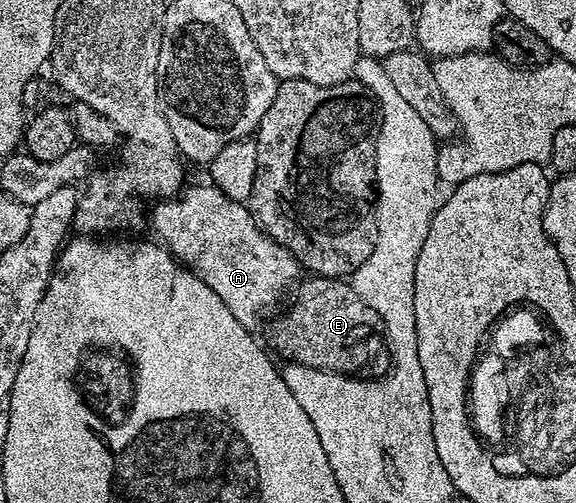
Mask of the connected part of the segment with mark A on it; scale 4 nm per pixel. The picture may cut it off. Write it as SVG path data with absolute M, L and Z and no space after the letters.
M188 185L178 197L158 201L151 212L151 226L155 229L154 237L169 251L172 258L186 266L217 296L221 296L221 304L237 316L237 320L245 329L258 331L258 326L266 320L267 314L276 313L275 305L283 298L283 293L296 285L301 274L299 261L281 244L277 244L253 220L250 210L241 202L229 200L216 186Z

